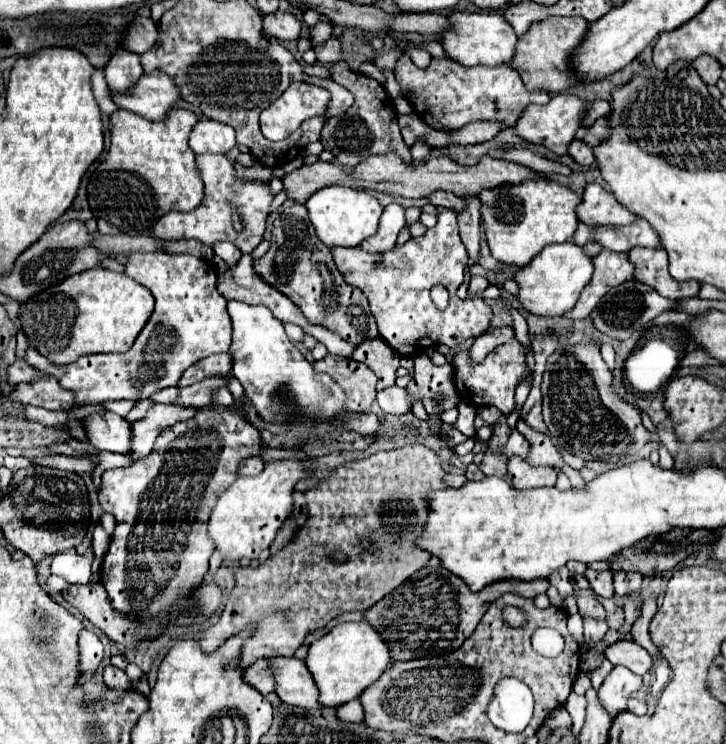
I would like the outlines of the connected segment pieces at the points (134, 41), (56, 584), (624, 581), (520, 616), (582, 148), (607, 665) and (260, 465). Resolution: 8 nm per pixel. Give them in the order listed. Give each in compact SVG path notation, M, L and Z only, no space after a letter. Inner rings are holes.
M136 17L134 23L126 31L124 47L128 51L136 51L140 55L140 53L146 53L148 49L152 49L156 45L156 39L158 39L158 29L152 23L152 19Z
M52 575L50 579L48 579L48 583L46 583L46 591L48 591L48 595L56 601L56 597L52 595L52 591L62 591L62 589L69 588L68 581L64 581L62 577L56 577L56 575Z
M616 571L614 573L614 589L616 595L638 593L642 585L642 575L638 571Z
M508 605L508 607L504 607L504 621L510 623L512 629L520 629L526 623L526 615L518 607Z
M574 139L574 141L570 143L568 155L572 155L580 165L592 165L592 163L596 161L596 157L594 157L594 149L592 149L588 143L580 141L580 139Z
M606 658L604 659L600 668L593 670L583 670L580 672L584 673L591 680L592 687L595 690L598 690L602 685L602 681L606 678L606 676L610 673L610 671L614 668L614 665L610 663Z
M252 457L252 459L246 459L244 463L240 463L240 475L258 475L260 471L264 469L264 461L262 457Z

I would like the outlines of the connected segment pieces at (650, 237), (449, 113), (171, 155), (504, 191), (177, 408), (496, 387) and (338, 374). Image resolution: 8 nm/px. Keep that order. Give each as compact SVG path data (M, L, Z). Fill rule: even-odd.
M636 219L624 227L600 227L594 241L610 251L630 251L632 247L660 247L660 237L644 219Z
M403 53L394 67L394 75L400 85L402 97L414 107L414 113L418 117L424 117L428 113L430 127L442 127L442 115L444 115L444 129L460 129L466 123L478 119L504 121L510 127L518 121L522 111L530 103L550 101L548 91L544 89L530 91L528 87L524 87L522 77L514 67L510 67L510 63L492 69L482 65L464 67L444 57L444 59L432 59L432 63L426 69L420 69L414 65L407 53ZM442 99L444 99L444 109L442 109Z
M176 107L176 111L170 111L170 115L164 121L148 121L126 109L118 109L112 113L110 149L104 161L94 171L88 185L88 203L94 213L94 219L98 221L100 233L148 235L162 215L170 211L192 211L202 203L204 181L200 179L200 171L196 167L196 153L190 151L190 145L188 145L188 139L196 121L198 117L192 111L182 107Z
M528 179L520 185L504 185L492 191L482 191L482 221L492 257L500 263L524 267L548 243L570 241L578 227L576 207L580 205L580 199L582 197L578 197L572 189L548 179Z
M156 403L144 419L132 423L132 431L134 431L134 443L132 443L132 451L130 455L134 459L140 459L140 457L146 457L158 435L164 431L164 429L170 429L172 425L180 423L180 421L190 421L194 415L196 415L196 407L188 407L188 405L178 405L178 403L168 403L168 405L162 405L162 403Z
M516 337L510 339L504 345L498 345L478 365L472 365L468 361L468 351L458 353L454 357L452 365L454 365L454 383L456 383L460 399L466 401L466 403L470 401L470 405L474 405L474 407L494 405L504 415L508 415L510 407L514 407L514 391L516 391L516 387L530 375L528 365L526 365L526 355L528 355L528 349Z
M326 355L316 361L316 367L318 371L326 371L348 393L350 413L366 413L370 409L376 399L378 379L368 365L356 363L354 359L334 359L332 355Z

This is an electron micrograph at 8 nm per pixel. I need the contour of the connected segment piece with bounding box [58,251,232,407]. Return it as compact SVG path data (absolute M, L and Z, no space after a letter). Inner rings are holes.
M130 253L128 263L124 265L124 273L144 287L148 287L156 299L156 307L146 327L136 337L134 345L126 353L98 353L78 357L74 363L62 365L64 375L60 377L60 387L74 393L74 407L86 405L102 405L106 401L122 401L122 399L146 399L152 393L158 393L166 387L172 387L180 381L182 373L198 363L200 359L212 353L224 353L232 343L232 323L226 311L226 299L216 289L218 273L216 269L198 257L192 255L168 255L168 253Z

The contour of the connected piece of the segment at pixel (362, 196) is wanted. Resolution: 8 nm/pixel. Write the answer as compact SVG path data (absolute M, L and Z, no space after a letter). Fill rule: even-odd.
M344 185L322 187L306 201L308 215L316 229L320 241L324 241L330 249L334 247L358 247L360 241L372 237L378 231L378 221L382 215L382 205L374 195L364 189L352 189Z

